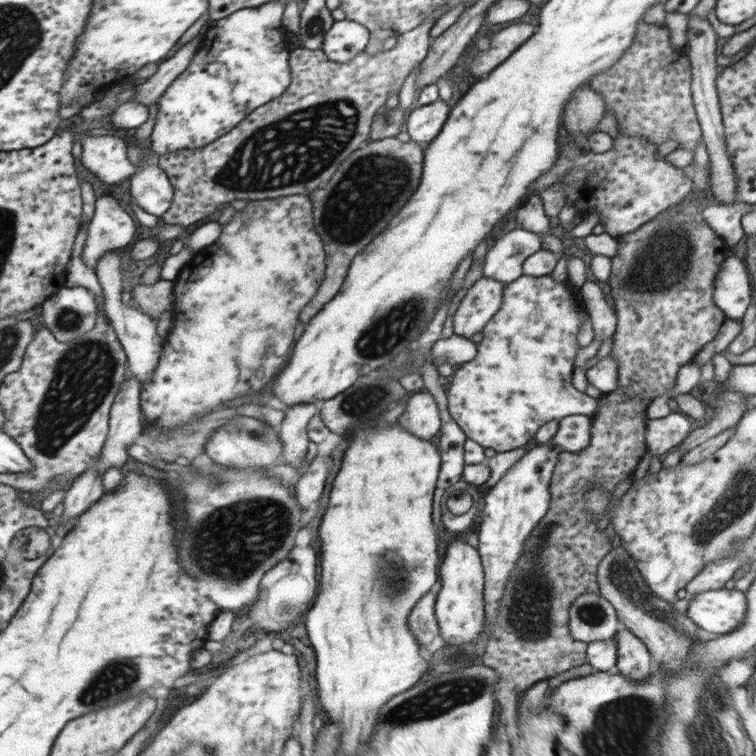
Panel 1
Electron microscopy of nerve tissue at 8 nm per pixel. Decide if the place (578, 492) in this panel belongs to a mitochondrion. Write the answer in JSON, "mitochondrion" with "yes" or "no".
{"mitochondrion":"no"}

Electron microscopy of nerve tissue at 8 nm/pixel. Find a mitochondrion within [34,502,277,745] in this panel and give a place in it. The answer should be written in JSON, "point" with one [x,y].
{"point":[122,676]}

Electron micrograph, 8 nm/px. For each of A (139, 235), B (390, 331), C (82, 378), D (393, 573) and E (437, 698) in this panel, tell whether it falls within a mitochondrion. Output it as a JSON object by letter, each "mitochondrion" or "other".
{"A":"other","B":"mitochondrion","C":"mitochondrion","D":"mitochondrion","E":"mitochondrion"}

